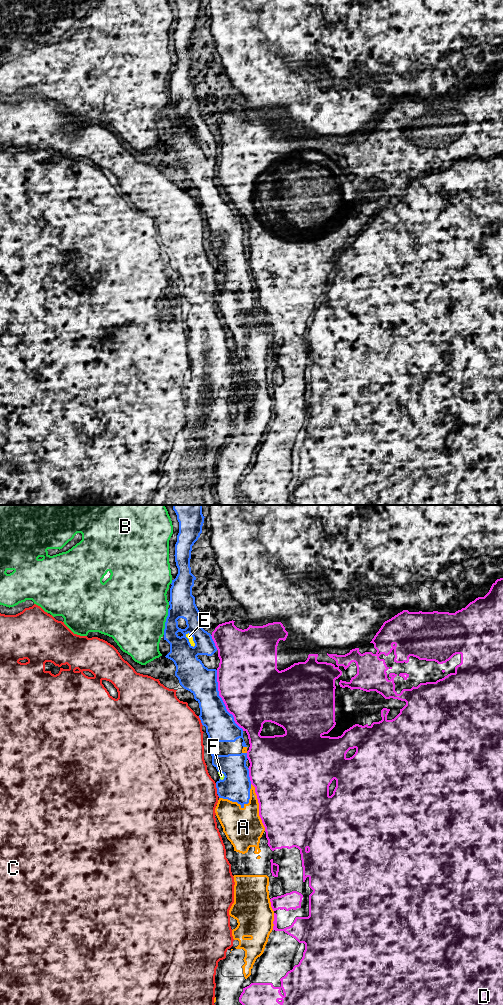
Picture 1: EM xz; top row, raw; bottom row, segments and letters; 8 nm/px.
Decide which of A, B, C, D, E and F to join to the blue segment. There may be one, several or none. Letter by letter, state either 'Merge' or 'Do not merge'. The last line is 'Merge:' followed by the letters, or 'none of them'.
A: Merge
B: Do not merge
C: Do not merge
D: Do not merge
E: Do not merge
F: Do not merge
Merge: A

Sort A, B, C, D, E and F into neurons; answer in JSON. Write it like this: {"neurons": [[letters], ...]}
{"neurons": [["A"], ["B"], ["C"], ["D"], ["E", "F"]]}

